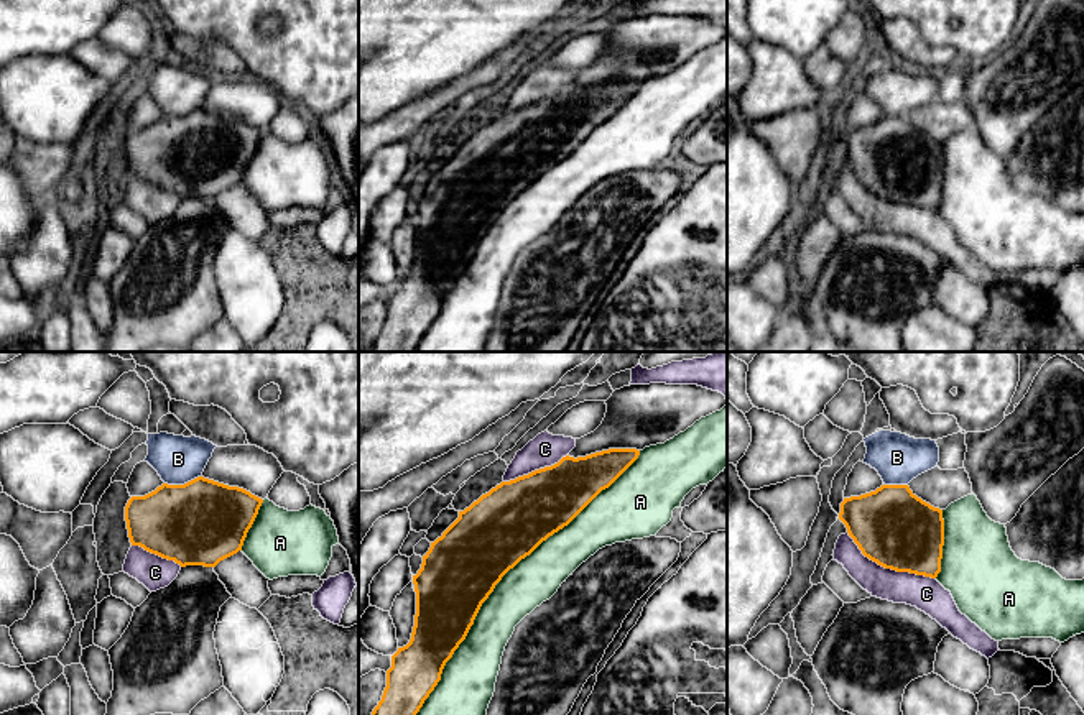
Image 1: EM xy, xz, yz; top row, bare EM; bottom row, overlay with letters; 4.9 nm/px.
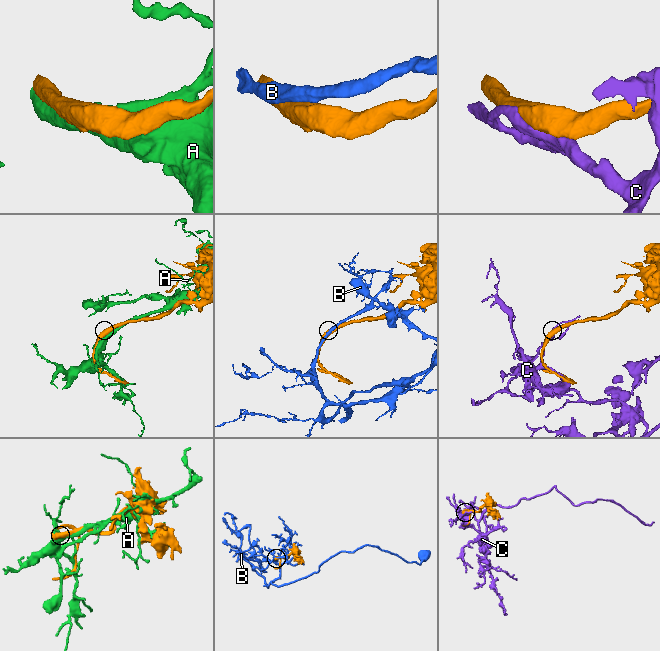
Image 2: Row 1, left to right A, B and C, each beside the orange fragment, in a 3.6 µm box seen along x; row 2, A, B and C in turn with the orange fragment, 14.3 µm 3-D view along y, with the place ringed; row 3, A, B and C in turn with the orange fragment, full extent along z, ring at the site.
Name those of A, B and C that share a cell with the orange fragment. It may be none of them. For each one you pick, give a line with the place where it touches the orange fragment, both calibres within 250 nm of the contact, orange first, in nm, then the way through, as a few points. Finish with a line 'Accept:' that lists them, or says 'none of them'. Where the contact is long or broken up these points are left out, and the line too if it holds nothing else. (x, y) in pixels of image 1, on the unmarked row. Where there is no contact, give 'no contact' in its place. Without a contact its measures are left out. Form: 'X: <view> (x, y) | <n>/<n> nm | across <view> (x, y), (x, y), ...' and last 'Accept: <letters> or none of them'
Accept: none of them

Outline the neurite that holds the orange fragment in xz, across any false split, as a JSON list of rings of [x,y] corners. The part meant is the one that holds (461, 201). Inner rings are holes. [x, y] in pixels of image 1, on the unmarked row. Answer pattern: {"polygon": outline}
{"polygon": [[[609,81],[577,90],[566,87],[551,99],[502,113],[459,143],[459,150],[431,174],[421,201],[413,207],[416,247],[411,271],[391,288],[387,319],[370,352],[415,352],[502,209],[543,173],[567,158],[638,87],[637,81]]]}

